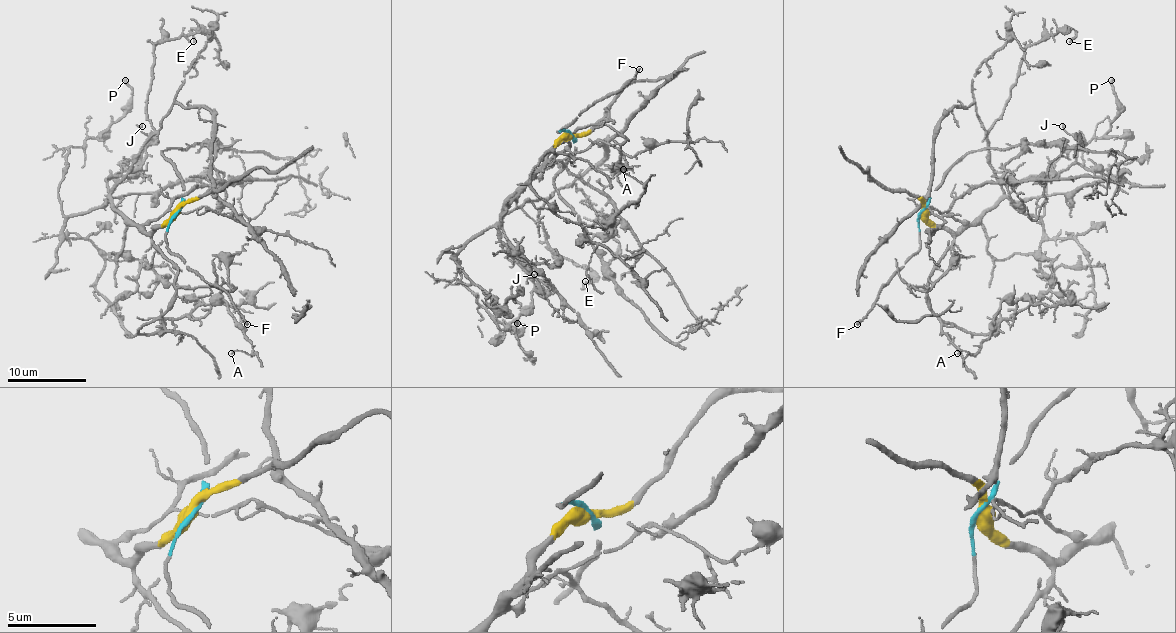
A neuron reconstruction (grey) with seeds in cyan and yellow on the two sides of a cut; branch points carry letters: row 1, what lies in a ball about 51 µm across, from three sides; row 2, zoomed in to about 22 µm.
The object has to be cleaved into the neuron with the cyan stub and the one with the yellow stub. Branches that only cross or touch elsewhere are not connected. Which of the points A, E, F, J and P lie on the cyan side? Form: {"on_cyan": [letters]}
{"on_cyan": ["F"]}

